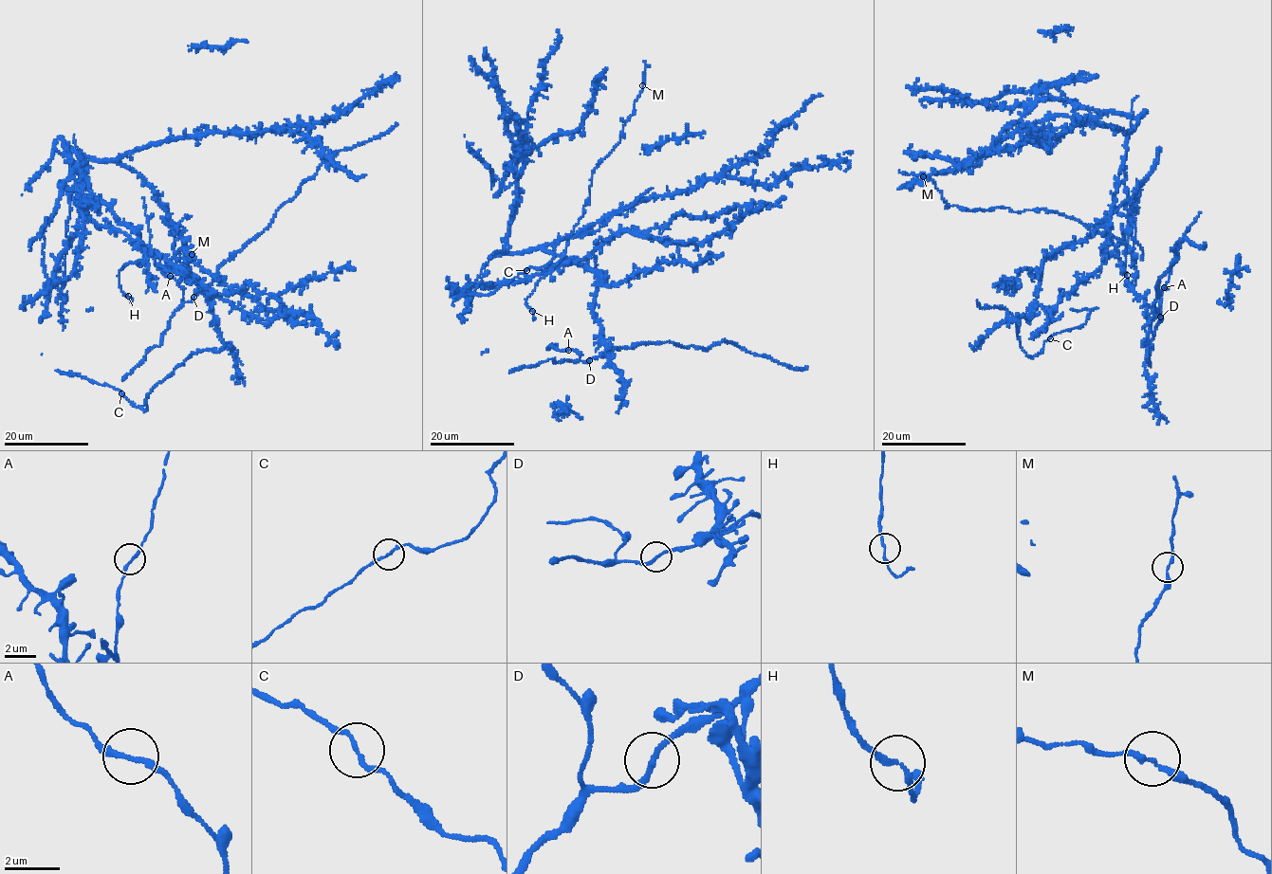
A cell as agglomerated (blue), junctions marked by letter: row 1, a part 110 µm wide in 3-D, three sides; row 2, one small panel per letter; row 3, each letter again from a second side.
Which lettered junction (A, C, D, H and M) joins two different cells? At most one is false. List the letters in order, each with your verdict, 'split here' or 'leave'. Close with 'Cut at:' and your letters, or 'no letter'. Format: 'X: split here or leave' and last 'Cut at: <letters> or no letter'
A: leave
C: leave
D: leave
H: leave
M: leave
Cut at: no letter

